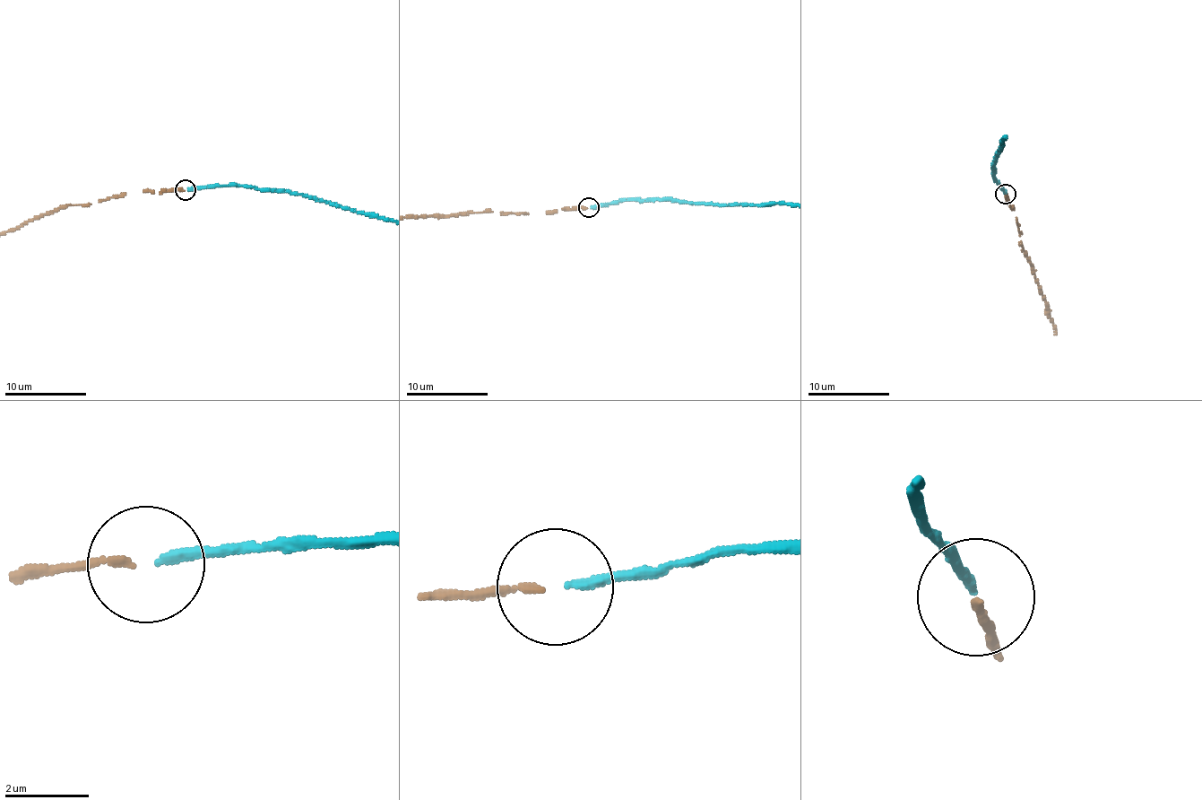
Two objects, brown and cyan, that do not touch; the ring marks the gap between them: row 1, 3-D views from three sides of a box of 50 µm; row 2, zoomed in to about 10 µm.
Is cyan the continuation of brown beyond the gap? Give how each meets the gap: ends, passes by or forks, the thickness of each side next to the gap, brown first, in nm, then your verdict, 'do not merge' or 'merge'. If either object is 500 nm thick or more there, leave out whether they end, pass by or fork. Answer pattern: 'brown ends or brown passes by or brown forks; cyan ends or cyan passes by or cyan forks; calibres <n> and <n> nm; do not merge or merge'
brown ends; cyan ends; calibres 160 and 220 nm; merge

